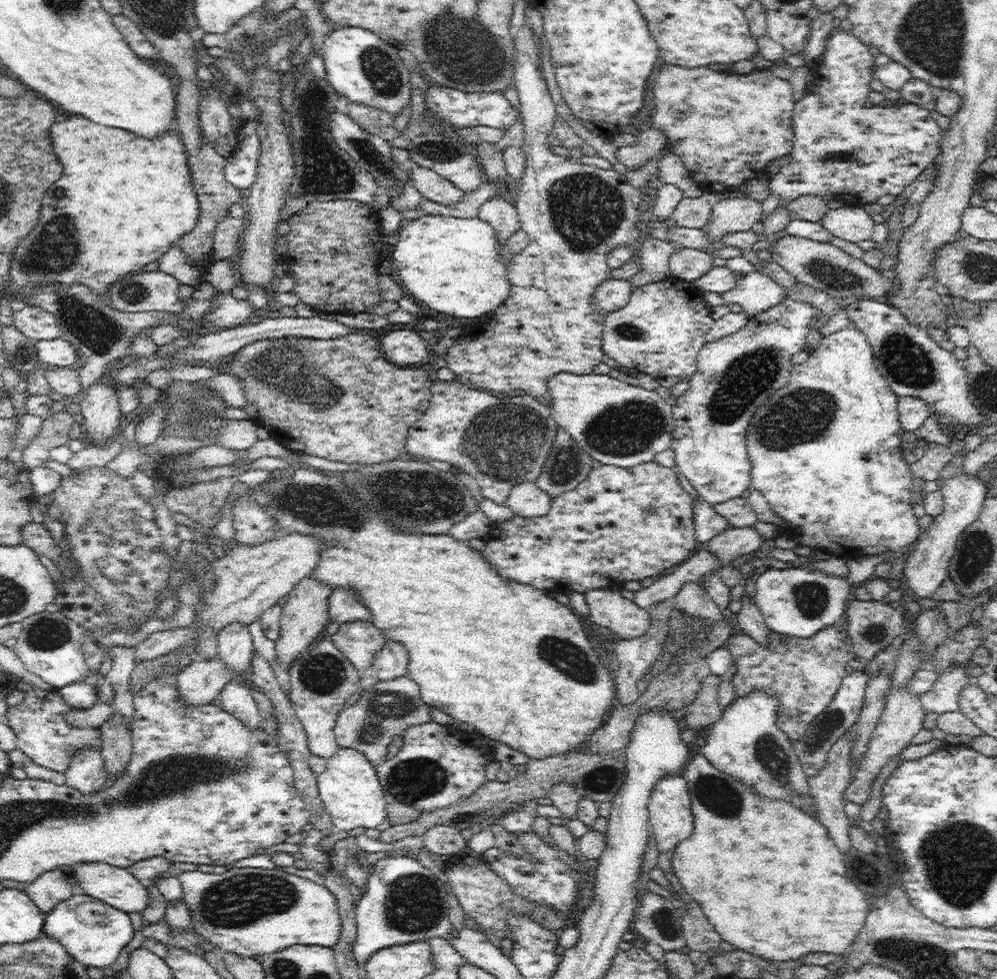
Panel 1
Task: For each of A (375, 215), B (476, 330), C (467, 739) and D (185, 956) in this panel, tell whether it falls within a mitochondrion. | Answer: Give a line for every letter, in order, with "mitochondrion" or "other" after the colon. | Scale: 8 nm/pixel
A: other
B: other
C: other
D: other

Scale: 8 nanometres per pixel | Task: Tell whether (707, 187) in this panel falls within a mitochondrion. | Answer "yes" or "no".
no

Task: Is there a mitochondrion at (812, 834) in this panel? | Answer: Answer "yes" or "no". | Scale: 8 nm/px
no

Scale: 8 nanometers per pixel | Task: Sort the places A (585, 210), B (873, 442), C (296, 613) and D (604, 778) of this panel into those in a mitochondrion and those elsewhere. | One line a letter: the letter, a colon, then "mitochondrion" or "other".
A: mitochondrion
B: other
C: other
D: mitochondrion

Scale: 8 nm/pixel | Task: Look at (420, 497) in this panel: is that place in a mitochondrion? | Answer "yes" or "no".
yes

